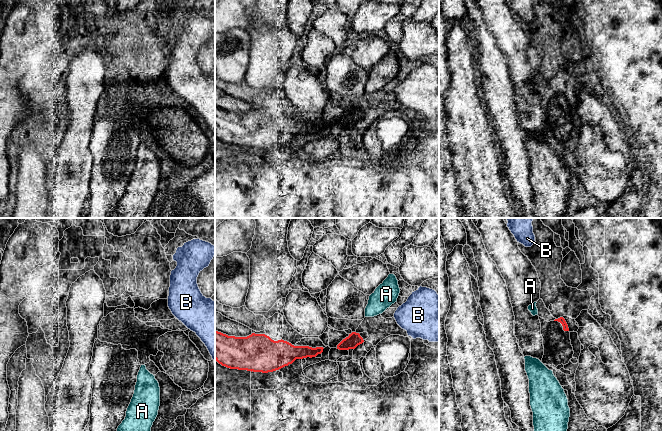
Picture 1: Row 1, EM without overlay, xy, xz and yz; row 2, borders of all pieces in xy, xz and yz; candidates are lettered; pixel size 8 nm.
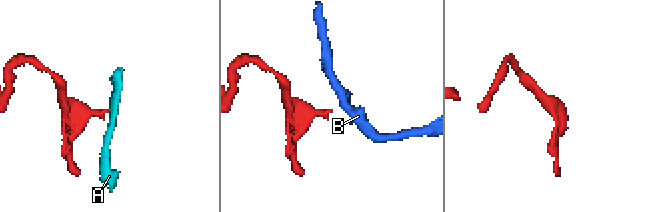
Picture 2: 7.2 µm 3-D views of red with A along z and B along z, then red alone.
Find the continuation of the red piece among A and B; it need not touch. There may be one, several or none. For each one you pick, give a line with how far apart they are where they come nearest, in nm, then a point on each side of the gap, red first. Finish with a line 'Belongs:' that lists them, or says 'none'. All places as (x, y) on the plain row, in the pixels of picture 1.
Belongs: none

